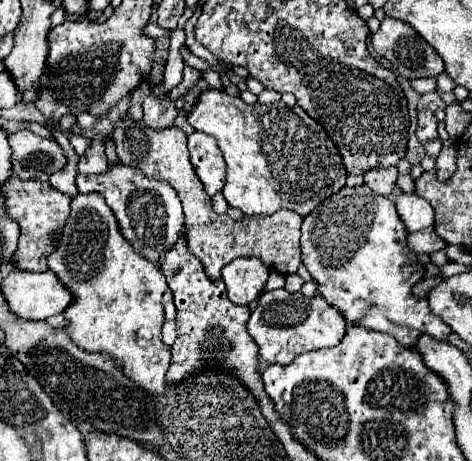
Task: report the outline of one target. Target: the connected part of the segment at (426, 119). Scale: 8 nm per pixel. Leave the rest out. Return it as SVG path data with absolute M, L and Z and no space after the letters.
M420 109L418 111L418 129L416 129L416 133L418 133L418 139L422 143L426 143L428 139L434 139L438 135L436 125L438 125L438 119L436 119L434 111L430 111L430 109Z

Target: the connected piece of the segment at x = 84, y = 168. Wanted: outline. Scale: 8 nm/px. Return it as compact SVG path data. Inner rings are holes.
M94 137L86 153L78 161L78 173L90 175L90 173L104 173L108 169L108 159L104 153L104 141L102 137Z

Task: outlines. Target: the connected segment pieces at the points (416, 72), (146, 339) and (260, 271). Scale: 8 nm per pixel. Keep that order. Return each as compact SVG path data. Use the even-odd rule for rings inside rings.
M384 17L380 29L370 35L370 43L374 45L376 53L386 57L394 65L398 75L402 75L406 79L436 77L436 75L444 73L444 63L442 63L440 55L436 55L434 47L430 47L424 39L420 39L420 35L416 35L416 31L412 31L412 27L408 27L408 23L402 23L400 19Z
M96 193L88 195L74 195L70 203L68 223L64 223L56 249L48 257L48 267L58 275L58 279L68 285L68 289L76 295L74 305L70 305L64 315L68 319L68 335L70 339L86 351L106 351L110 353L120 365L128 379L138 383L152 395L162 395L166 389L166 371L170 363L170 351L160 341L160 327L164 323L164 307L160 303L162 293L166 291L166 279L156 265L148 263L140 253L132 249L132 245L120 233L120 225L112 209L106 205L104 199Z
M240 257L222 267L228 299L236 305L250 305L262 293L270 269L256 257Z

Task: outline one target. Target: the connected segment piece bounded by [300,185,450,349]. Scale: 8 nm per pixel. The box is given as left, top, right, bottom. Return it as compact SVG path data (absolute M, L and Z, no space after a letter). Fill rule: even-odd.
M368 185L344 187L336 195L324 199L316 211L302 221L302 265L318 283L318 295L322 295L332 307L336 307L346 323L362 325L374 331L390 333L402 347L416 349L422 333L432 333L434 339L448 341L450 327L430 311L426 297L414 297L412 287L422 281L424 267L418 263L416 253L406 245L408 231L396 211L396 205L388 197L372 193Z

